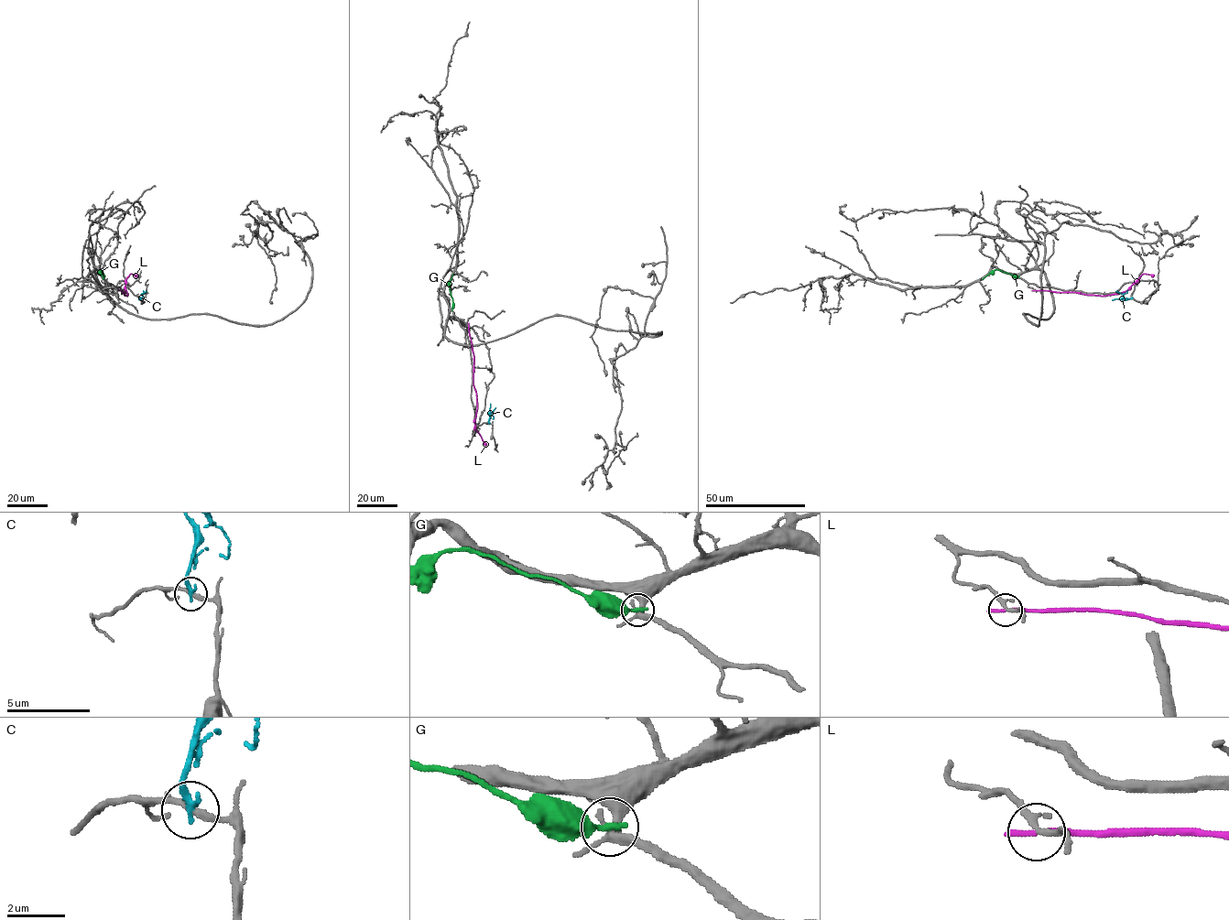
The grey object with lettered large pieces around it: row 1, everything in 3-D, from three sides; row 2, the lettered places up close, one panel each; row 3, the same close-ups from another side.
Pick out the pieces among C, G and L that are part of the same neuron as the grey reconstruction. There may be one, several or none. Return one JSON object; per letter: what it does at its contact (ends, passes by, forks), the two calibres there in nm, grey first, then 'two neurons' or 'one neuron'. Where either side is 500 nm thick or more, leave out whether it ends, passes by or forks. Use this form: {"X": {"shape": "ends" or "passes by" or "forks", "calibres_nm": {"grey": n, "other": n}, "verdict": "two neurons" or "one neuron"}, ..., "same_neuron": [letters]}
{"C": {"shape": "ends", "calibres_nm": {"grey": 240, "other": 260}, "verdict": "two neurons"}, "G": {"shape": "ends", "calibres_nm": {"grey": 260, "other": 280}, "verdict": "two neurons"}, "L": {"shape": "ends", "calibres_nm": {"grey": 200, "other": 240}, "verdict": "two neurons"}, "same_neuron": []}

